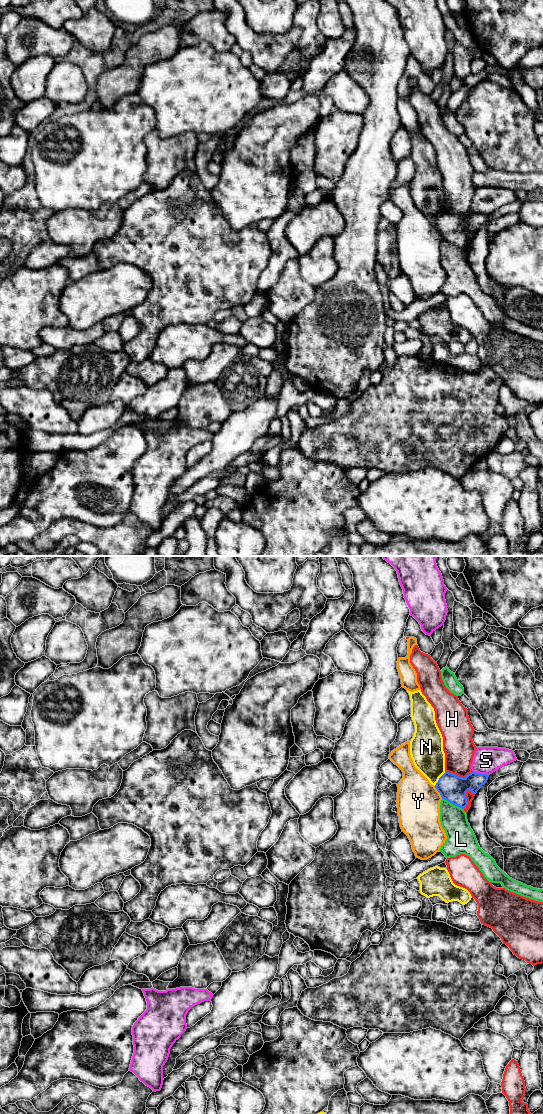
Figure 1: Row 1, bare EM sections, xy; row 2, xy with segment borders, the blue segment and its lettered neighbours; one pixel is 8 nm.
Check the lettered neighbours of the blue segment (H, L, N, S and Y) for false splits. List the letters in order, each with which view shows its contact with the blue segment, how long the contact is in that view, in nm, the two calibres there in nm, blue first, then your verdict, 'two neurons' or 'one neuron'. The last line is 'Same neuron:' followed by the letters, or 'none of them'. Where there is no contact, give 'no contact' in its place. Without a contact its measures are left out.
H: meets blue in xy; contact 220 nm long; 220 nm thick on the blue side, 260 nm on the other; two neurons
L: meets blue in xy; contact 200 nm long; 220 nm thick on the blue side, 220 nm on the other; two neurons
N: meets blue in xy; contact 150 nm long; 220 nm thick on the blue side, 260 nm on the other; two neurons
S: meets blue in xy; contact 130 nm long; 200 nm thick on the blue side, 220 nm on the other; two neurons
Y: meets blue in xy; contact 120 nm long; 220 nm thick on the blue side, 360 nm on the other; two neurons
Same neuron: none of them

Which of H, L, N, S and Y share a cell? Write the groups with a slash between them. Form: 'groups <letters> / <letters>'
groups H / L / N / S / Y

